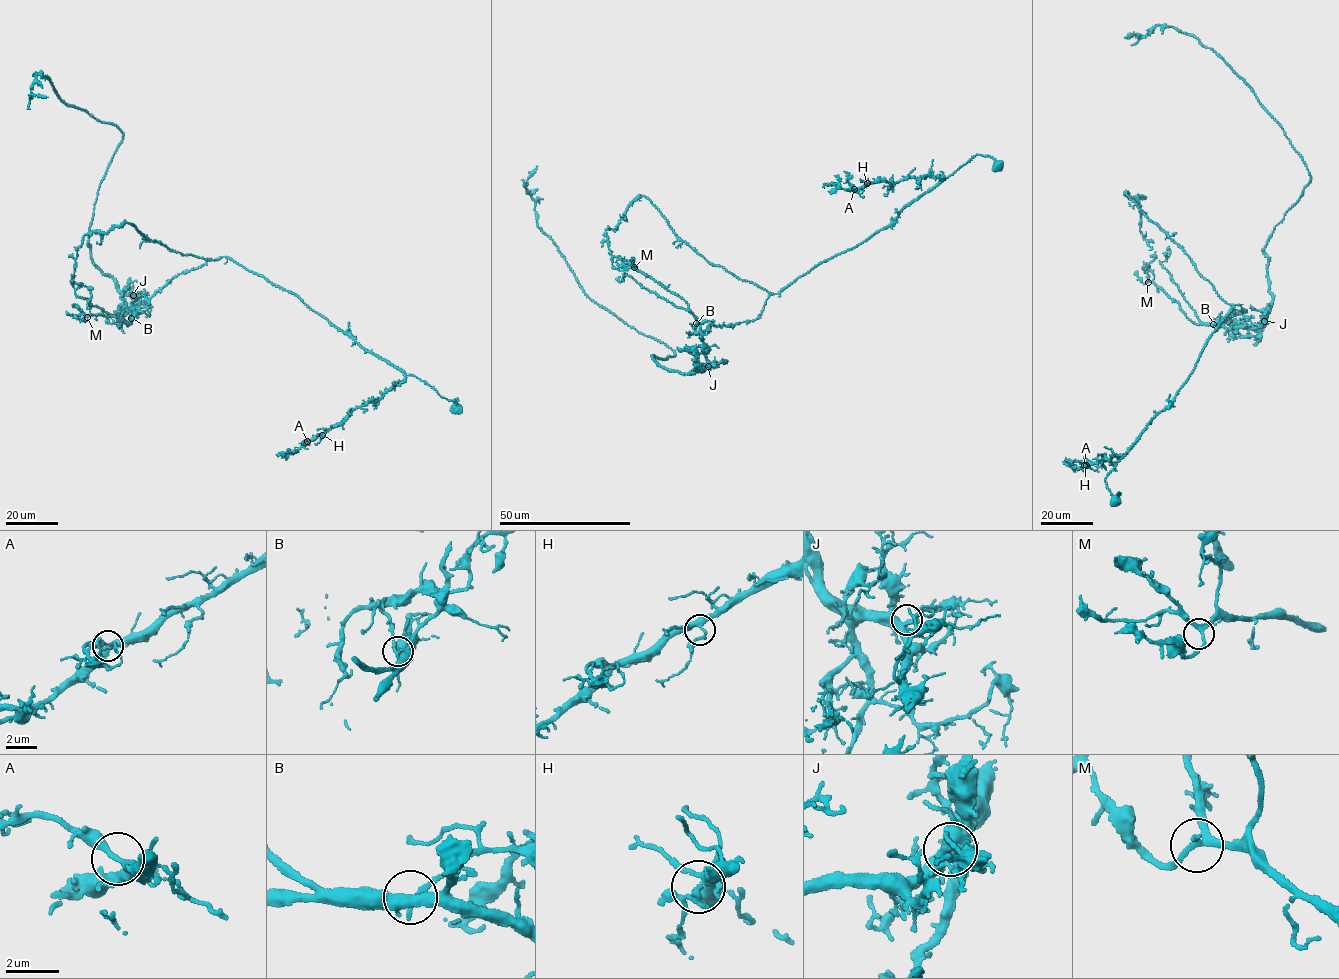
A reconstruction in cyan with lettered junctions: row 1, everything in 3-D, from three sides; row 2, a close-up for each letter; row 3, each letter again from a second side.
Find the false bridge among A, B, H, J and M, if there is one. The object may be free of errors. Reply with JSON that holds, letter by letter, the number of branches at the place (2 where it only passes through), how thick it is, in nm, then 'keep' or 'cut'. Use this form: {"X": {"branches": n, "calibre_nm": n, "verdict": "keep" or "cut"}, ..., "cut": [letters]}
{"A": {"branches": 4, "calibre_nm": 300, "verdict": "keep"}, "B": {"branches": 4, "calibre_nm": 220, "verdict": "cut"}, "H": {"branches": 4, "calibre_nm": 340, "verdict": "keep"}, "J": {"branches": 6, "calibre_nm": 360, "verdict": "keep"}, "M": {"branches": 4, "calibre_nm": 220, "verdict": "keep"}, "cut": ["B"]}

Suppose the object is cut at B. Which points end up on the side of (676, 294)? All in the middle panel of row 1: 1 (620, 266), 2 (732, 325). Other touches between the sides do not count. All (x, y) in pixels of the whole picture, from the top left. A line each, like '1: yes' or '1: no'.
1: yes
2: no

